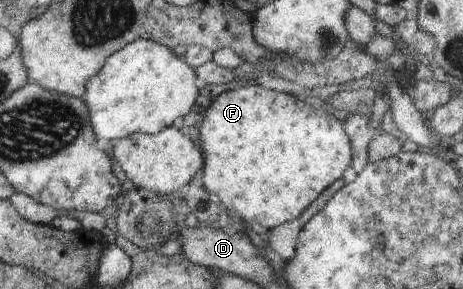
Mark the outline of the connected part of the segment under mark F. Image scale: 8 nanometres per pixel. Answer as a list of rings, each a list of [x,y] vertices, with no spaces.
[[[256,84],[221,93],[205,111],[199,127],[201,150],[204,166],[202,170],[202,185],[208,193],[215,194],[220,199],[220,207],[228,213],[232,223],[256,228],[259,231],[274,229],[280,224],[295,220],[298,216],[328,187],[339,180],[350,168],[352,154],[350,142],[341,126],[342,122],[328,114],[322,107],[307,106],[298,98],[288,94],[266,90]]]

